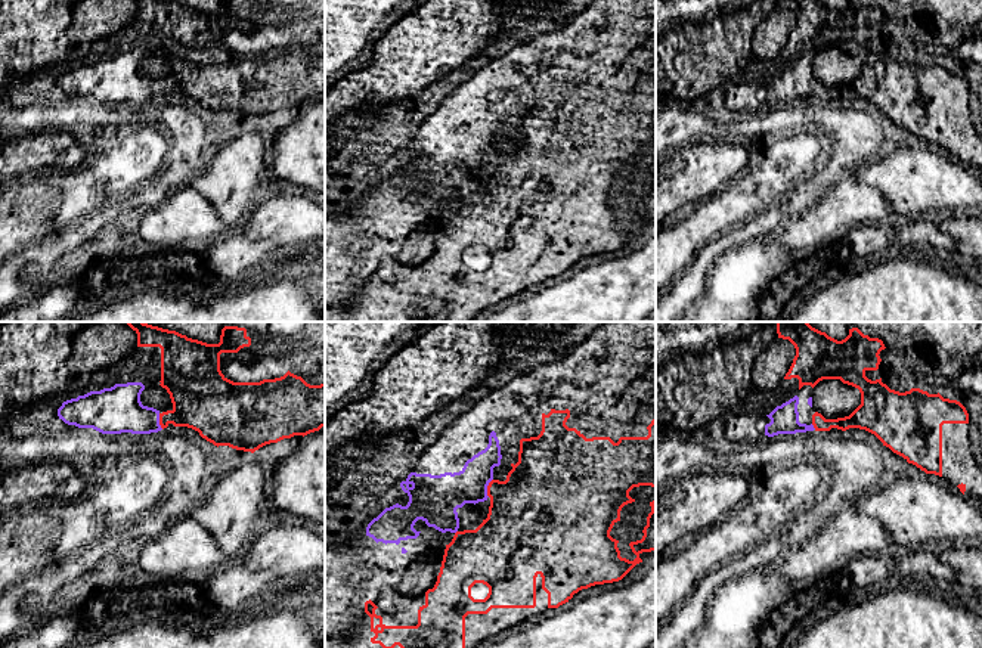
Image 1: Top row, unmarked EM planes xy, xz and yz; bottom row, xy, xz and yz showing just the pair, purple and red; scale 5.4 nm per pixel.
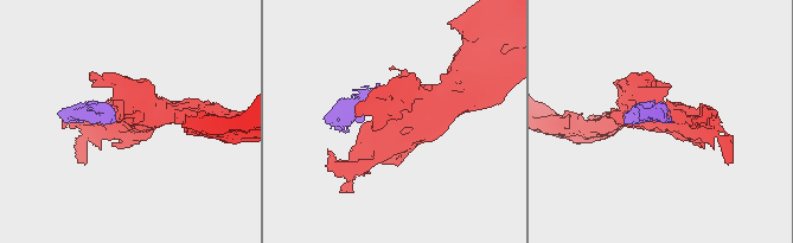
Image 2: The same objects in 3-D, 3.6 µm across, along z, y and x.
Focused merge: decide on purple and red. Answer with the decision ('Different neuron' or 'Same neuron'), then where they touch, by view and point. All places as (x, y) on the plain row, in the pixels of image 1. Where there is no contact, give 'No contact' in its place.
Same neuron. Touches purple at xz (486, 157)

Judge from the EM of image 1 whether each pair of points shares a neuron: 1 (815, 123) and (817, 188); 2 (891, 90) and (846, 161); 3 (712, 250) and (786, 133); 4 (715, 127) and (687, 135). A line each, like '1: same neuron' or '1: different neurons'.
1: same neuron
2: different neurons
3: same neuron
4: same neuron

